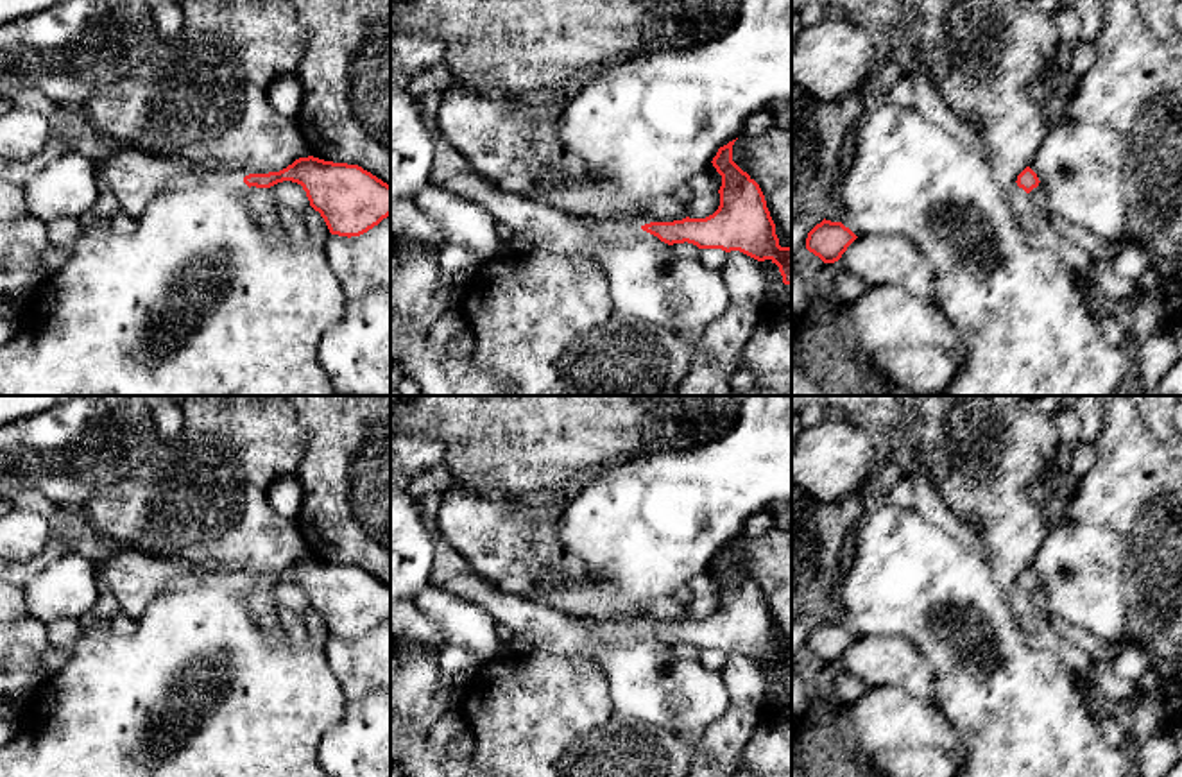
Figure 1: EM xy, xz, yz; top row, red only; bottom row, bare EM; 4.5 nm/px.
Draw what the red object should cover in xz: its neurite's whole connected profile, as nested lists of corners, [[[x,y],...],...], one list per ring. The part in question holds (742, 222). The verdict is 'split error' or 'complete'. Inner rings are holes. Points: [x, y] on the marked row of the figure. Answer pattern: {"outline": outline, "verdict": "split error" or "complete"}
{"outline": [[[734,141],[720,147],[711,161],[722,175],[720,206],[713,215],[650,222],[641,229],[668,245],[688,242],[698,249],[740,251],[758,261],[770,260],[779,267],[783,283],[792,286],[792,247],[779,245],[759,184],[732,161]]], "verdict": "complete"}

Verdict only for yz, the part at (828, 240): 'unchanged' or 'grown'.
unchanged

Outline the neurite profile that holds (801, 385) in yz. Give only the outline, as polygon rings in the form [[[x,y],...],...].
[[[792,365],[792,396],[826,396],[799,367]]]

